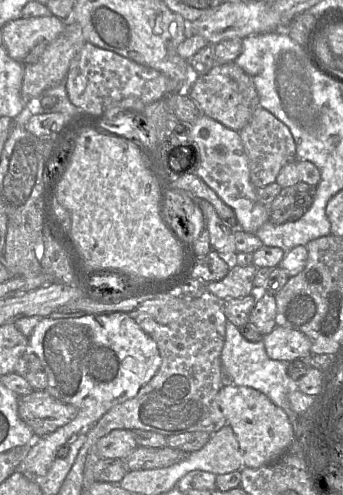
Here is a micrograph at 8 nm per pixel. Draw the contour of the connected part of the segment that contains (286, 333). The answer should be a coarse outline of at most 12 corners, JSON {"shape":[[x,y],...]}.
{"shape":[[276,326],[263,336],[269,358],[284,362],[312,356],[309,338]]}

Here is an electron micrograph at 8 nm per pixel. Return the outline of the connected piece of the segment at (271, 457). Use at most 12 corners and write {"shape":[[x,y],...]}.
{"shape":[[225,382],[218,404],[244,467],[295,441],[287,414],[256,389]]}

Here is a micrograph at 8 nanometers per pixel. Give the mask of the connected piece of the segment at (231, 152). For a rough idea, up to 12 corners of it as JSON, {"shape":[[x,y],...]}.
{"shape":[[204,114],[188,137],[200,177],[255,234],[271,210],[257,200],[239,131]]}

